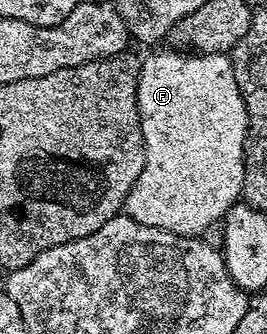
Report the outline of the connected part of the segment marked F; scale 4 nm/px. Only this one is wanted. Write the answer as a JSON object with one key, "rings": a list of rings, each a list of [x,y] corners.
{"rings":[[[168,48],[162,54],[153,54],[147,57],[141,64],[141,75],[139,76],[139,116],[141,117],[141,131],[145,141],[145,163],[143,172],[139,172],[139,180],[131,188],[127,196],[123,210],[131,220],[139,224],[147,224],[151,228],[163,228],[172,234],[187,234],[190,236],[201,236],[213,225],[220,223],[228,214],[232,206],[238,205],[242,197],[241,185],[245,175],[245,130],[249,127],[249,117],[243,104],[243,96],[239,92],[239,84],[235,84],[235,72],[229,54],[195,54],[192,52],[178,52],[176,49]]]}

